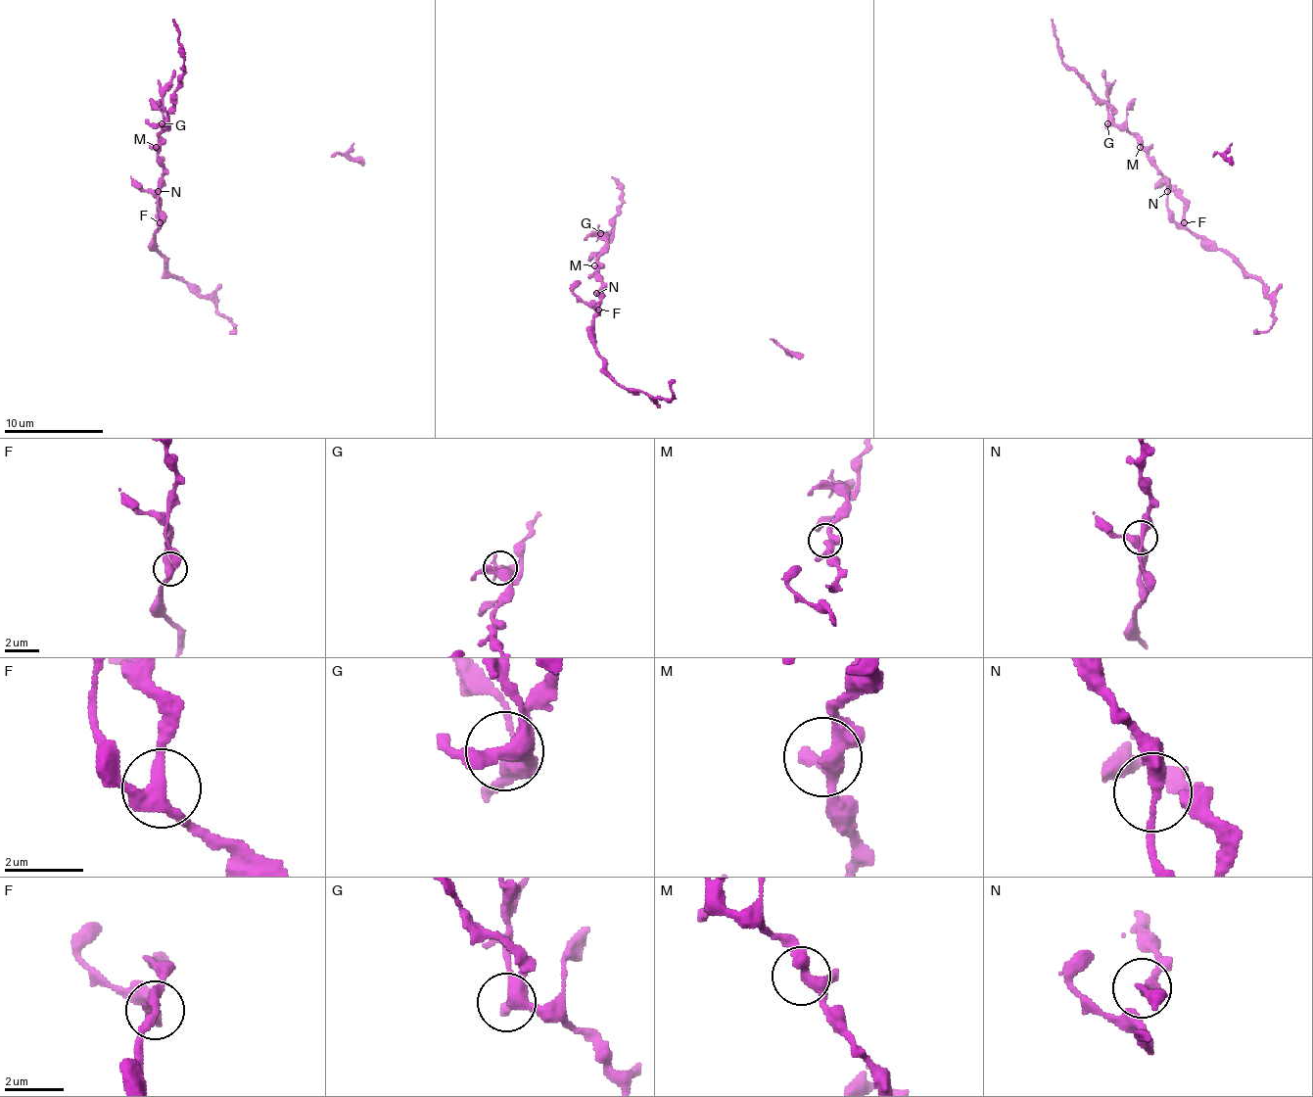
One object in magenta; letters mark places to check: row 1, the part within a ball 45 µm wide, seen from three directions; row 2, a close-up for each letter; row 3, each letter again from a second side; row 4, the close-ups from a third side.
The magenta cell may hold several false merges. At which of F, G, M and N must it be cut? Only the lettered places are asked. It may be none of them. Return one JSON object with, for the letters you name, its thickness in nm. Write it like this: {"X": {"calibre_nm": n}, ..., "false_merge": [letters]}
{"false_merge": []}

